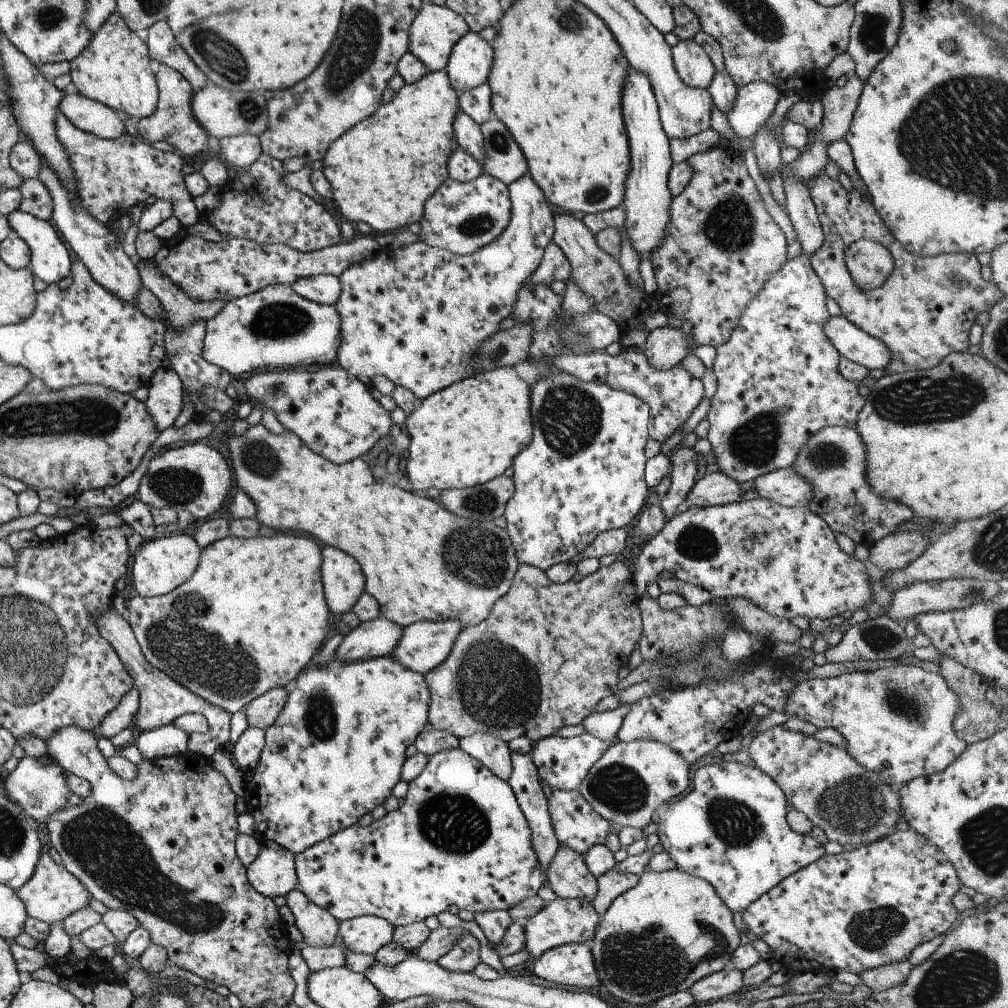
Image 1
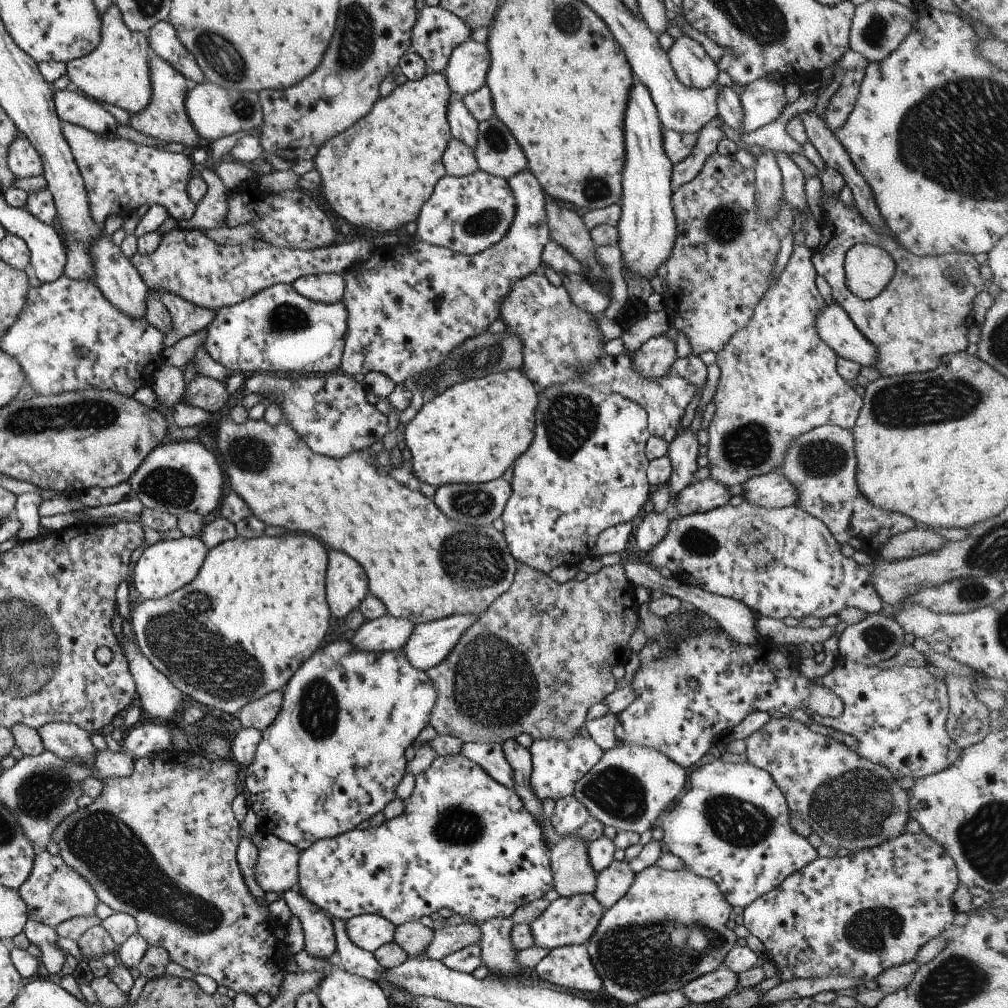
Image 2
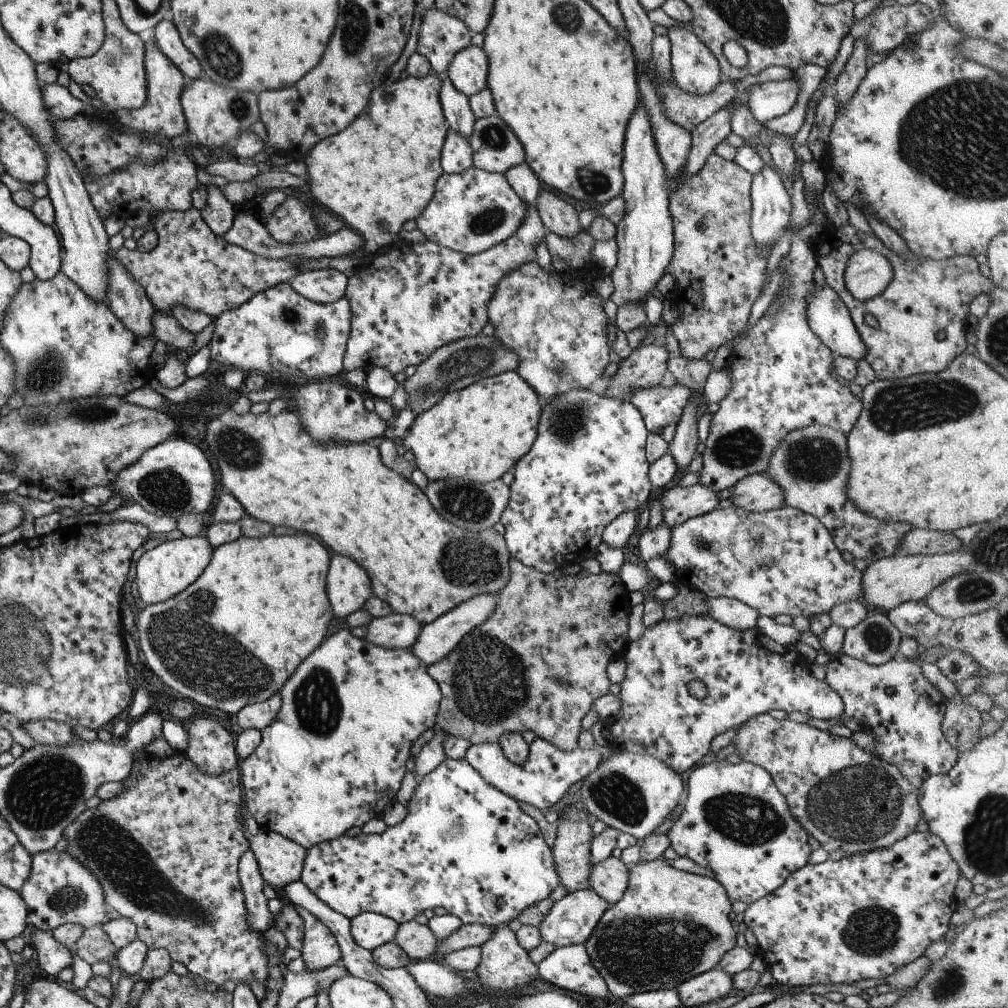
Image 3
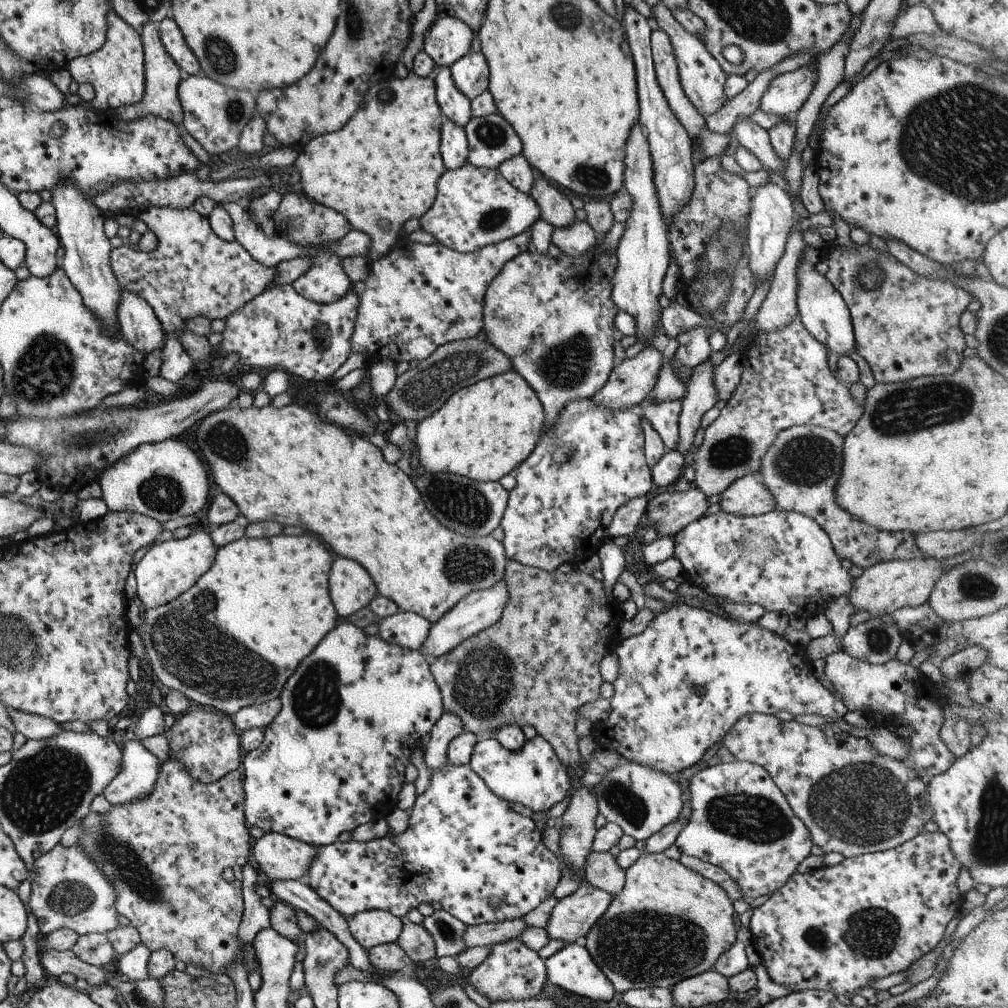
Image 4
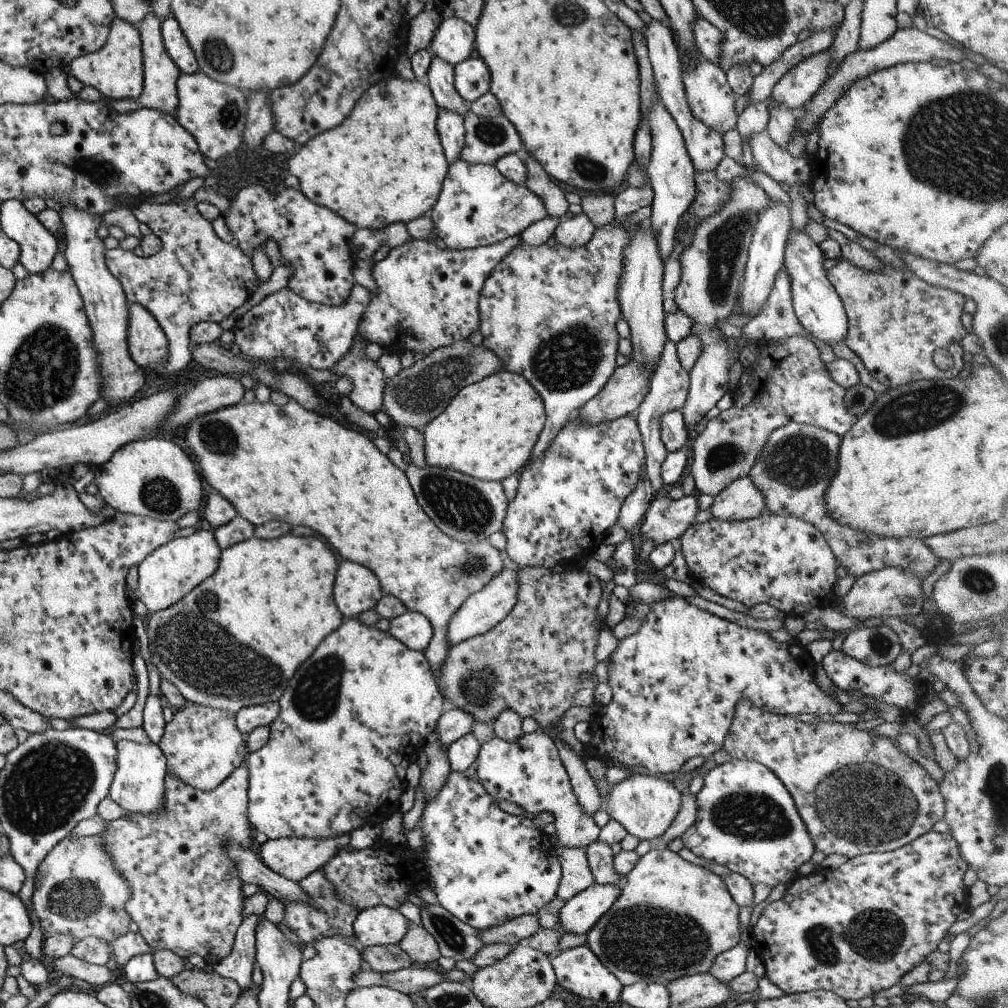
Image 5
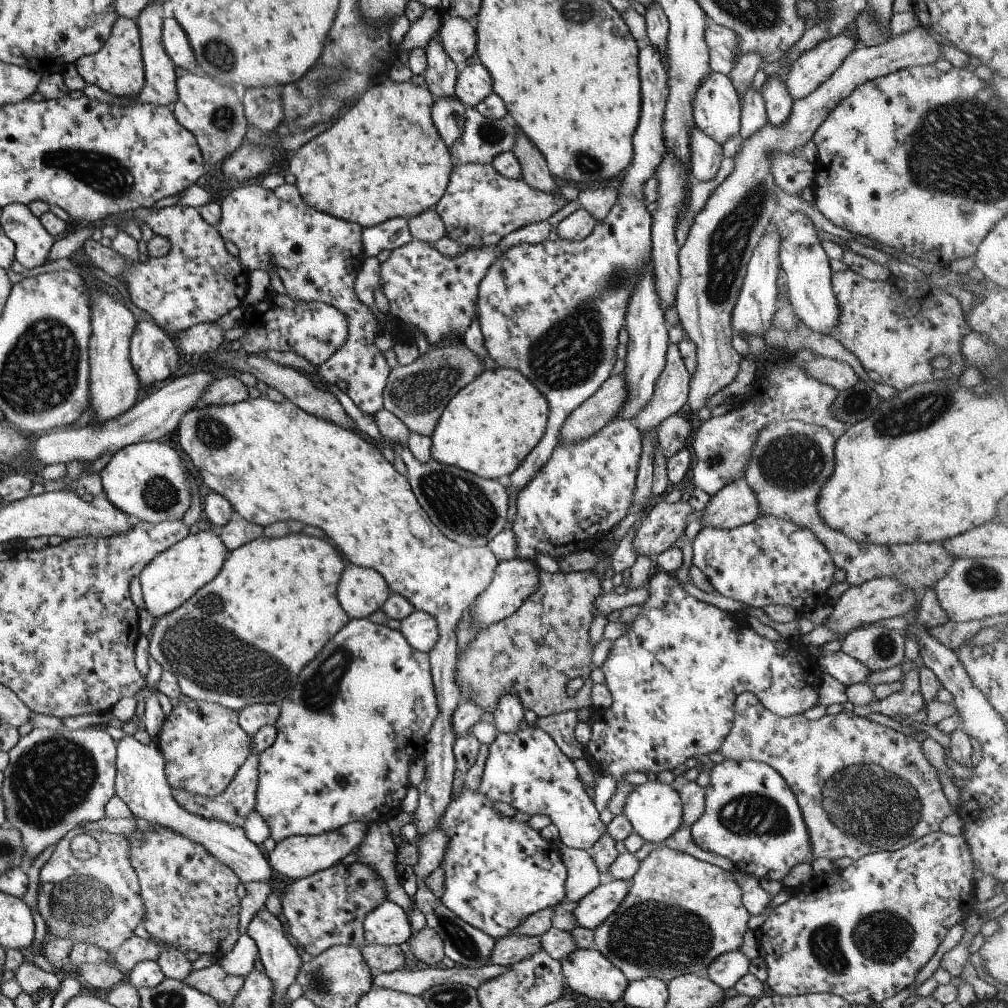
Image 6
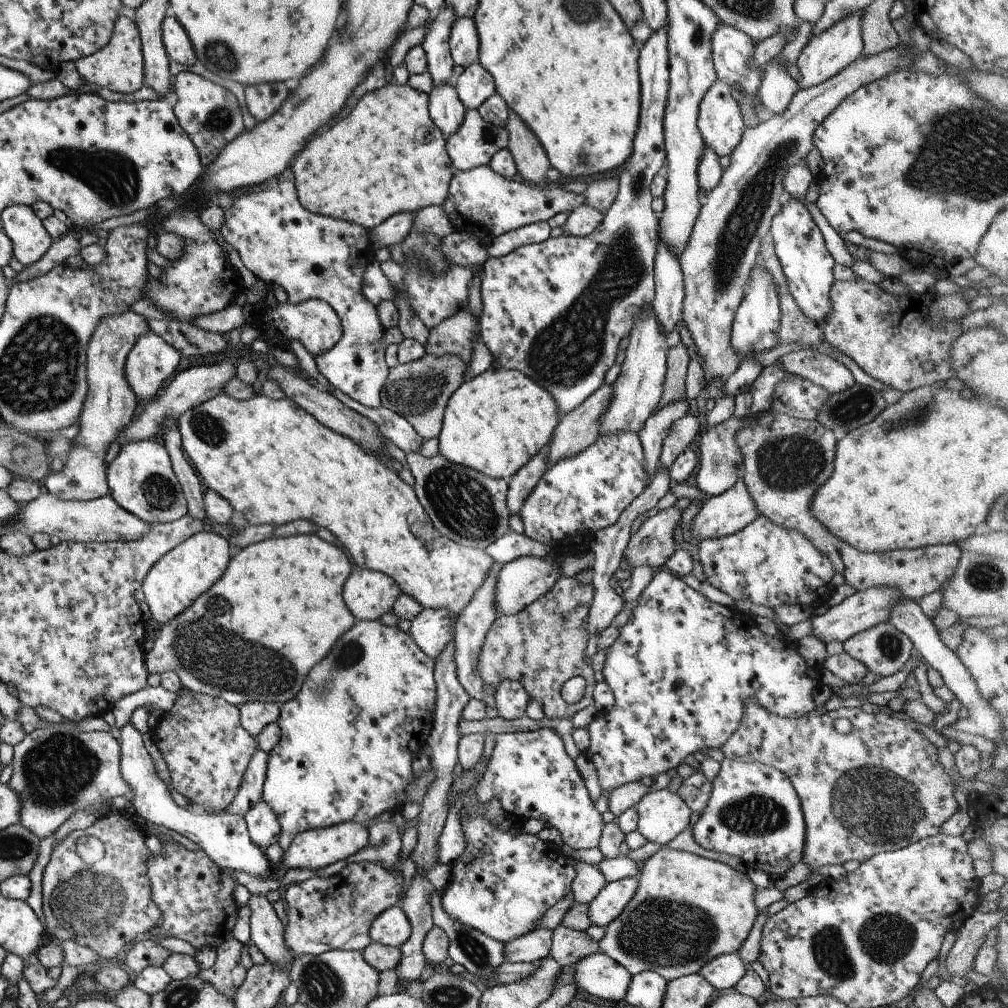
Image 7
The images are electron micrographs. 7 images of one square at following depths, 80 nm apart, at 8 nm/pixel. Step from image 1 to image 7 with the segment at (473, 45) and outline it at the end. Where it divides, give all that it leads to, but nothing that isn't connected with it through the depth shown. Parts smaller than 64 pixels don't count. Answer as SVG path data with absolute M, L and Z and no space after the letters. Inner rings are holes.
M479 64L465 67L453 80L455 92L466 109L476 109L495 93L493 77Z

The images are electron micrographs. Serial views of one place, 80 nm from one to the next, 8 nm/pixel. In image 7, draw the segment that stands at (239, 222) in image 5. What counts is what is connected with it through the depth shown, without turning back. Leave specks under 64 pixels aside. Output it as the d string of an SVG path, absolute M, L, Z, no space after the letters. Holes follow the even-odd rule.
M279 179L266 190L249 189L248 194L233 199L232 206L224 211L224 223L217 234L237 251L245 268L259 281L269 288L283 288L287 303L296 305L307 299L323 299L331 306L340 320L342 335L327 352L313 358L316 369L333 388L338 388L364 407L381 406L379 393L389 368L385 364L385 349L381 345L385 328L379 323L375 306L362 293L363 273L367 265L377 260L378 255L372 248L368 230L349 221L310 213L299 204L294 184Z

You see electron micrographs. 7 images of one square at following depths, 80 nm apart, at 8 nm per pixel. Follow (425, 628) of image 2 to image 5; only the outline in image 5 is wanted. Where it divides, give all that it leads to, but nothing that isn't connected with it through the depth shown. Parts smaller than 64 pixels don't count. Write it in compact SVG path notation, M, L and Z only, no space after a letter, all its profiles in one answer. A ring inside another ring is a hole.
M503 567L491 580L477 592L470 594L465 602L455 611L447 626L446 639L450 646L456 645L469 637L480 635L492 626L495 626L516 602L518 591L517 571L513 568Z

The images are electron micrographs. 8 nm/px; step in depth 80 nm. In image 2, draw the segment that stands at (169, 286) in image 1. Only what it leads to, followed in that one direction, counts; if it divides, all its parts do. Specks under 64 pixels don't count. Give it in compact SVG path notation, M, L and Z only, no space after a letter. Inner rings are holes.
M165 290L153 292L155 292L157 300L167 309L172 320L171 330L161 342L163 349L173 345L180 338L203 330L213 320L214 312L212 310L191 305L190 302L176 294L167 293Z

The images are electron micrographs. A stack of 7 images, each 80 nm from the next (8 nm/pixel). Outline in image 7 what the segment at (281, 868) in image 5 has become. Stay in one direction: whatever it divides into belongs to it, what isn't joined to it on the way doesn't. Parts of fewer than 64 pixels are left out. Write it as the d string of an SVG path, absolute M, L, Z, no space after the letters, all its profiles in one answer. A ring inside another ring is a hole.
M341 821L328 827L307 829L293 837L288 844L287 850L283 851L281 863L291 870L294 868L312 868L316 871L333 864L337 860L343 860L351 856L355 851L362 849L368 844L367 828L355 821Z

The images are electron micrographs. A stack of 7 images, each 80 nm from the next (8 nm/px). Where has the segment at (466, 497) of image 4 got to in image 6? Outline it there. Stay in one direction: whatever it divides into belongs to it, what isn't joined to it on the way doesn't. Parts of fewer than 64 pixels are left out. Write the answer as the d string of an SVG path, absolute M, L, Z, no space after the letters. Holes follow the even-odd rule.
M406 446L399 449L399 453L417 504L445 538L464 547L485 547L507 527L505 512L508 494L497 479L484 479L455 465L441 464L431 458L427 462L419 462Z

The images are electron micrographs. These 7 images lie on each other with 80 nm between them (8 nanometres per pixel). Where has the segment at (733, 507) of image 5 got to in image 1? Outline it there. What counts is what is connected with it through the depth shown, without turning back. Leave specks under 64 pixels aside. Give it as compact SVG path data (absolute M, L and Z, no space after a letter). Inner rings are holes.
M791 467L775 469L752 480L752 488L759 499L767 499L782 507L805 507L811 498L811 487Z

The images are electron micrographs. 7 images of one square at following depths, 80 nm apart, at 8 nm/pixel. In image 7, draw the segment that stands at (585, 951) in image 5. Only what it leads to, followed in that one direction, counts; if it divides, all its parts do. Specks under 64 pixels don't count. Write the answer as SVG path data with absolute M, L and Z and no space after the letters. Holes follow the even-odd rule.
M593 953L571 966L577 988L603 1000L624 998L631 978L629 971L605 953Z

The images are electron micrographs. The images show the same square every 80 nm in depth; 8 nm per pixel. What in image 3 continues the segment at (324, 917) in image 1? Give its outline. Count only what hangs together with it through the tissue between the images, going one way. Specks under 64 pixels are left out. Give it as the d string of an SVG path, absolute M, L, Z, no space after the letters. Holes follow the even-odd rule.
M295 907L304 924L300 957L309 972L330 967L340 960L340 950L333 935L311 913Z

